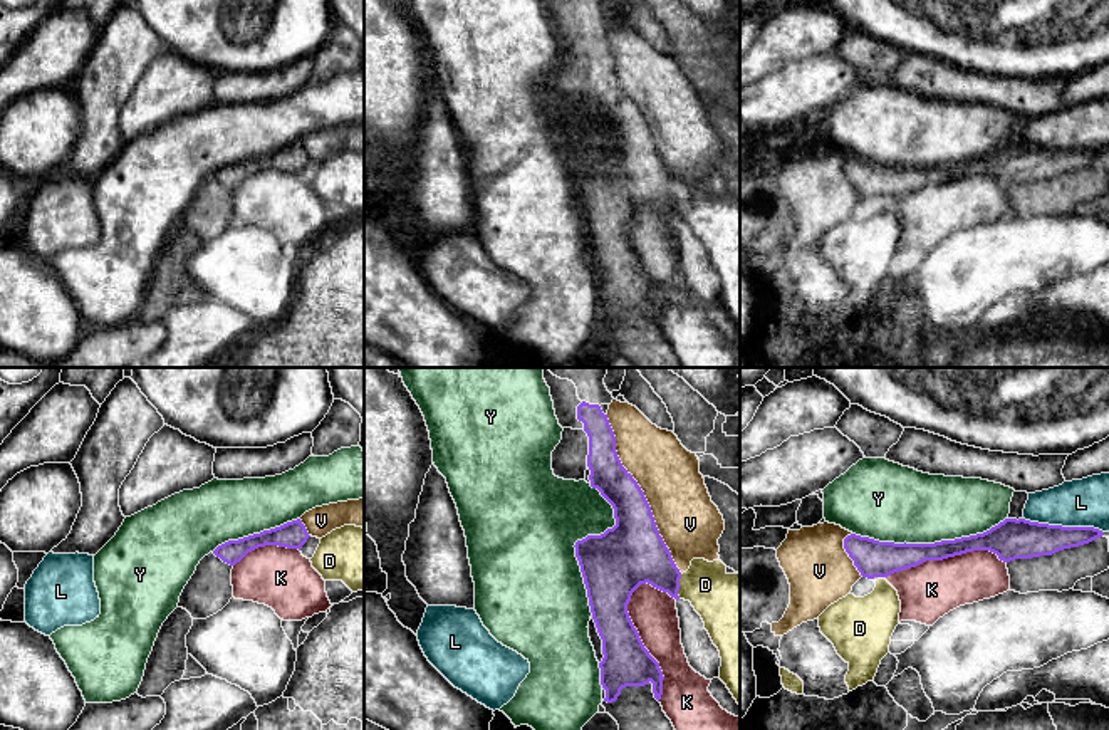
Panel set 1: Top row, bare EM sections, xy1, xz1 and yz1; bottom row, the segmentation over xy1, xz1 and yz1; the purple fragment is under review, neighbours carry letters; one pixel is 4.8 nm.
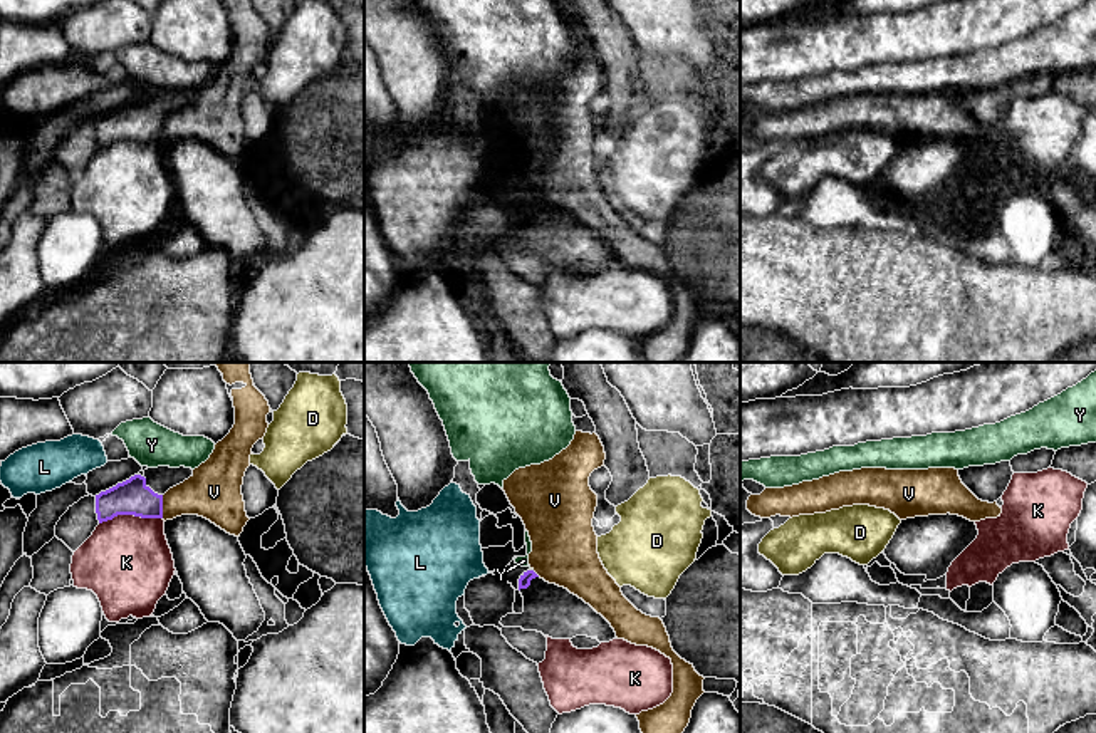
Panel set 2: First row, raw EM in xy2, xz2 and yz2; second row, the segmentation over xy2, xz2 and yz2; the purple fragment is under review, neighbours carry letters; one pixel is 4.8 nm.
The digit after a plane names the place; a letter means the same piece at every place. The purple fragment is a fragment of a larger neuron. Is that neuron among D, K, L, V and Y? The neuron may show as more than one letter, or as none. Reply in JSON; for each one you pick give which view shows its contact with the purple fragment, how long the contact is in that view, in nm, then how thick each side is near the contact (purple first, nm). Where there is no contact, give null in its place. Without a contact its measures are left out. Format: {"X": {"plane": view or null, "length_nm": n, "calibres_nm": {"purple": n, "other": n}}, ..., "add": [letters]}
{"add": []}

